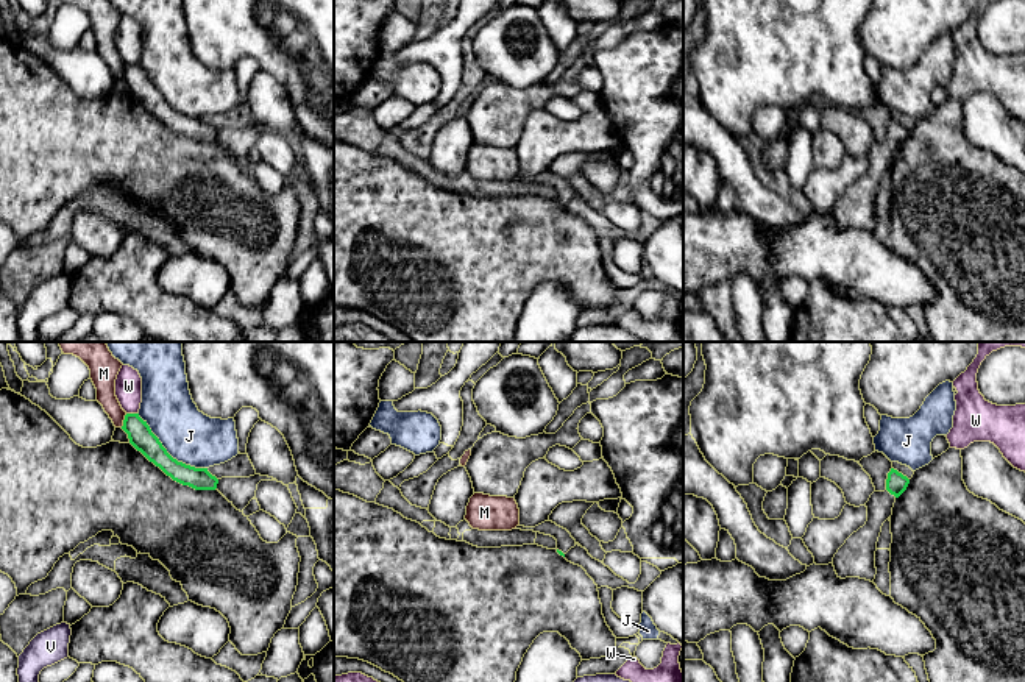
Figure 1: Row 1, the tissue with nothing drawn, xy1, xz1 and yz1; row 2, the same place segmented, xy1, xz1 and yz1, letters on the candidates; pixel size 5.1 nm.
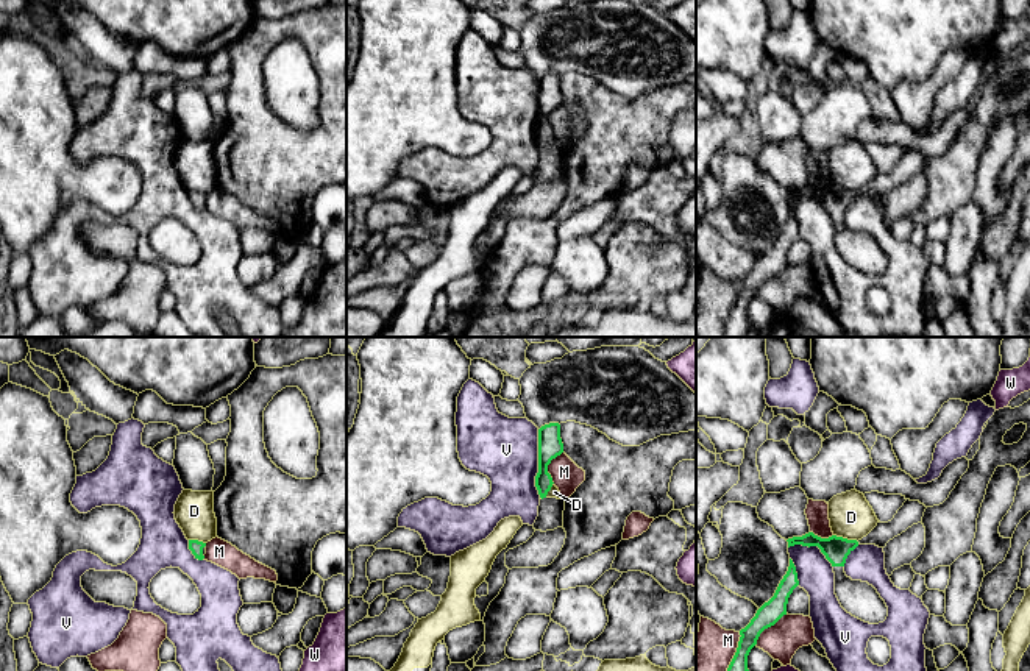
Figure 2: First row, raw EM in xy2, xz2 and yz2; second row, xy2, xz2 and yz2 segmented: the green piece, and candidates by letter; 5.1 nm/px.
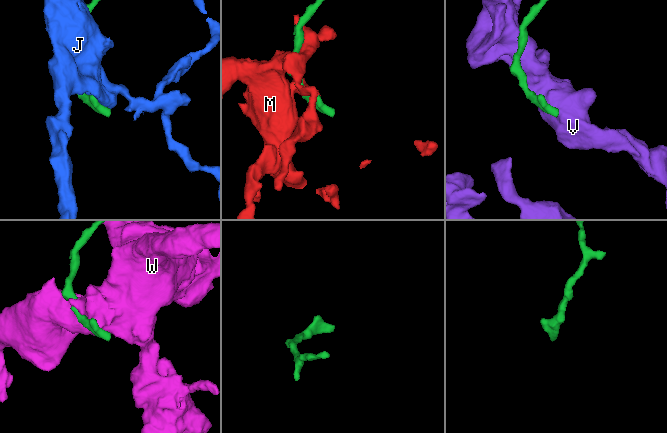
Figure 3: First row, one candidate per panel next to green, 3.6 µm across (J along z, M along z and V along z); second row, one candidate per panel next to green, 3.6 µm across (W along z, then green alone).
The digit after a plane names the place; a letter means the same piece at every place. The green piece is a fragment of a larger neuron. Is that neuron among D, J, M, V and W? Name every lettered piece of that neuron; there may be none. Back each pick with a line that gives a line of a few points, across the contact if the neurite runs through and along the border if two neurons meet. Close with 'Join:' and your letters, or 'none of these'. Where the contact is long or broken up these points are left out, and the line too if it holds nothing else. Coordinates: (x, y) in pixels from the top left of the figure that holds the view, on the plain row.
Join: none of these

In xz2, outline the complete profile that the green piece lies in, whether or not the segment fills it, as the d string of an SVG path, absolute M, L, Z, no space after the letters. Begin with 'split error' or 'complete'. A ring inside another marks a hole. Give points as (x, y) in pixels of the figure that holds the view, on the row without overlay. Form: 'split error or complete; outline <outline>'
complete; outline M549 73L538 80L538 123L535 126L535 137L540 148L546 148L552 137L552 128L548 123L548 115L552 109L563 103L563 94L560 89L560 75Z

